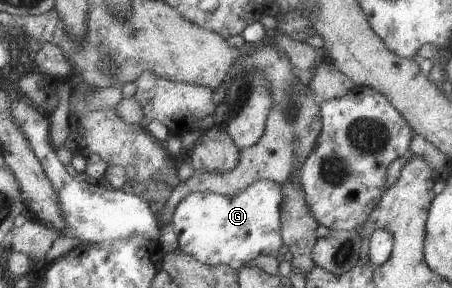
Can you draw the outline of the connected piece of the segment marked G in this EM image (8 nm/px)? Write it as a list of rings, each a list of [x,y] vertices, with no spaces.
[[[255,180],[237,194],[217,194],[211,192],[193,192],[175,206],[169,221],[170,232],[177,238],[176,252],[189,254],[201,264],[228,265],[239,269],[242,265],[259,255],[275,257],[282,245],[280,224],[283,222],[284,189],[269,180]]]

